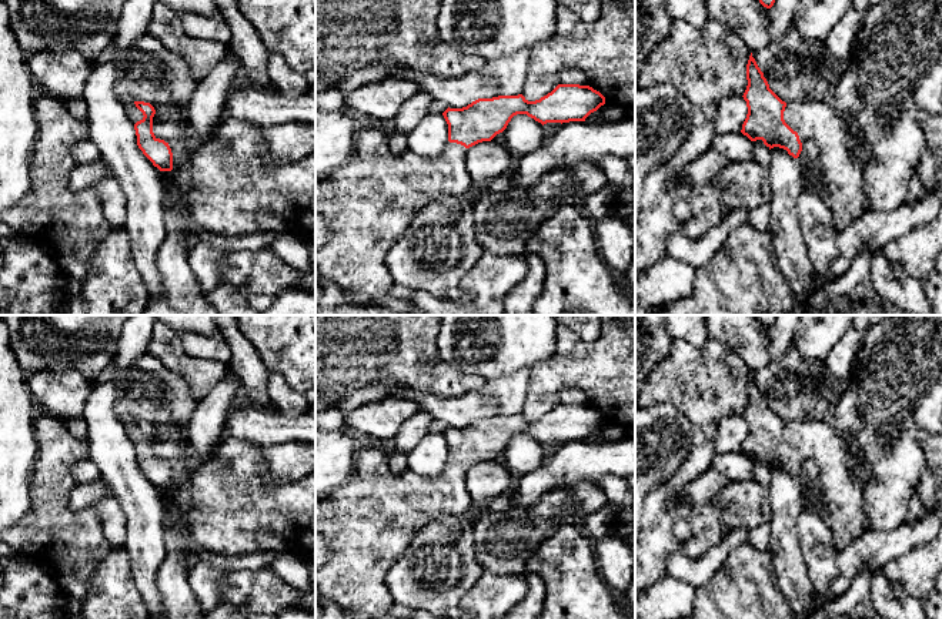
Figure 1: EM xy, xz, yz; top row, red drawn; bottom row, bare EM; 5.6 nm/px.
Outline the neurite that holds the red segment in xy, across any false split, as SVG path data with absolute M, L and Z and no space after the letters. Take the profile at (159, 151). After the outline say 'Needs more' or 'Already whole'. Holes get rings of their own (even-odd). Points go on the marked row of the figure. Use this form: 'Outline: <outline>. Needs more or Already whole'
Outline: M118 96L118 100L126 107L128 118L134 123L138 148L160 171L171 171L171 148L168 143L157 138L153 133L154 107L150 103L133 101L123 96Z. Needs more

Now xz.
Outline: M558 84L551 93L535 101L522 94L478 98L462 108L447 108L442 116L448 124L448 144L431 157L411 150L394 155L384 124L374 123L355 134L350 163L315 180L315 214L331 232L327 245L315 251L315 267L327 280L347 290L384 300L394 280L385 264L385 255L402 237L412 220L431 203L445 197L472 197L477 191L465 167L465 151L482 141L491 141L502 133L511 118L527 114L542 126L547 123L585 121L605 104L605 97L589 86Z. Needs more

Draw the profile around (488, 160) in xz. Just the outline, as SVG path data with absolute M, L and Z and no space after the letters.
M482 141L465 151L465 167L471 175L475 190L501 175L510 174L514 157L504 143Z

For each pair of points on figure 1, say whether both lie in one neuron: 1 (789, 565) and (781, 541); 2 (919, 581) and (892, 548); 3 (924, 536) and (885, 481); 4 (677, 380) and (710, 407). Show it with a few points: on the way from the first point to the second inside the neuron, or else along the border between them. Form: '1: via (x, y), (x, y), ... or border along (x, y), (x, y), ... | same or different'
1: via (788, 559), (785, 546) | same
2: border along (927, 544), (889, 559), (879, 569) | different
3: border along (905, 521), (891, 529), (872, 531) | different
4: via (685, 384), (701, 398) | same

